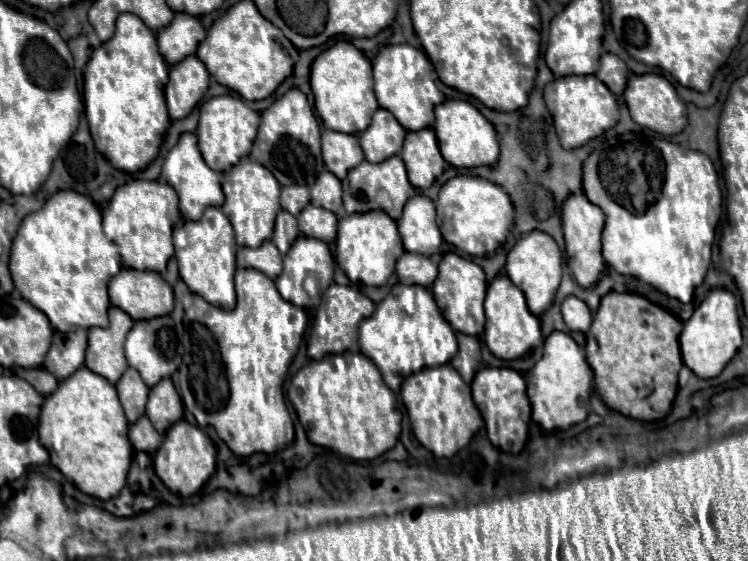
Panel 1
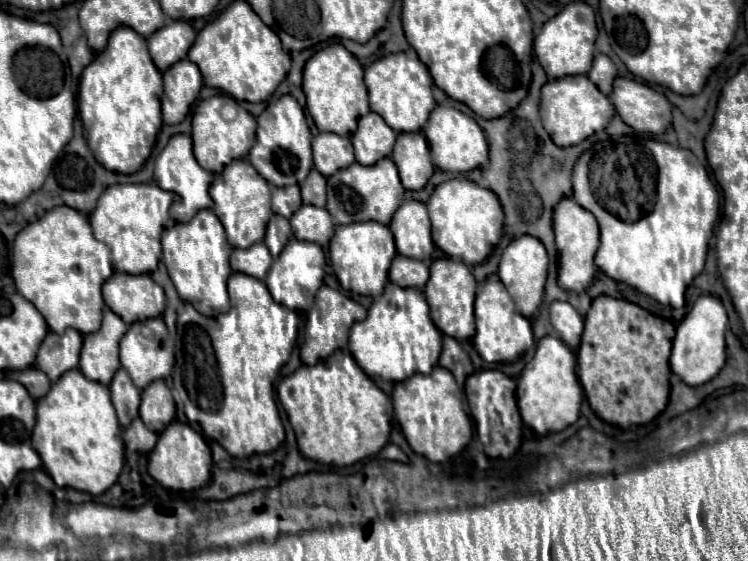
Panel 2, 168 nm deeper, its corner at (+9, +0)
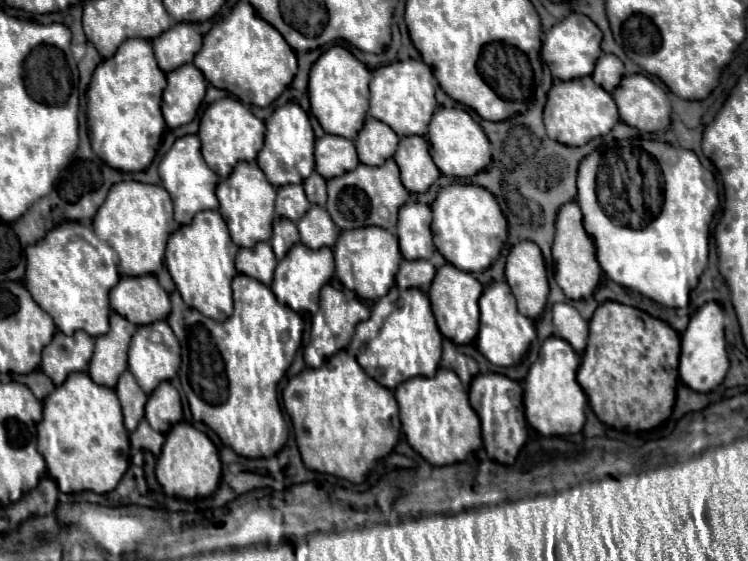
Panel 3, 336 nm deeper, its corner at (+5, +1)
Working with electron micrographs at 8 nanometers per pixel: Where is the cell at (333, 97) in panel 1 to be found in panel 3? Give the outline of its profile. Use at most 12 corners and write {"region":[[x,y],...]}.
{"region":[[344,47],[310,69],[310,109],[326,133],[356,139],[372,75]]}

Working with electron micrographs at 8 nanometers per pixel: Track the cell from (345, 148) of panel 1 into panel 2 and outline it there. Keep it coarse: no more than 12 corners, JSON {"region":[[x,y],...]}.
{"region":[[322,132],[312,140],[322,176],[354,162],[346,136]]}

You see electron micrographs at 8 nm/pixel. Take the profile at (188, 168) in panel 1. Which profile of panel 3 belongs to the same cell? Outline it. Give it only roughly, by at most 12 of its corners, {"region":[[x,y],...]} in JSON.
{"region":[[196,135],[176,139],[158,167],[174,219],[218,209],[218,175]]}

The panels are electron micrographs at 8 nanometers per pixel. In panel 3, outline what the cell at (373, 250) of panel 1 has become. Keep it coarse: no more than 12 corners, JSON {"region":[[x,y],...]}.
{"region":[[386,229],[346,231],[336,275],[362,299],[380,299],[402,261]]}

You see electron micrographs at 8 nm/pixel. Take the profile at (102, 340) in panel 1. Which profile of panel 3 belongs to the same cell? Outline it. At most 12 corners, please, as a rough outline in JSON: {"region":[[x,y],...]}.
{"region":[[118,313],[110,331],[96,337],[88,369],[94,383],[110,389],[126,371],[136,327]]}

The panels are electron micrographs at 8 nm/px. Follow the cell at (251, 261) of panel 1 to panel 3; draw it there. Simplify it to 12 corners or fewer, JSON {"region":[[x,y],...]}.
{"region":[[270,243],[240,249],[236,269],[270,285],[276,257]]}

